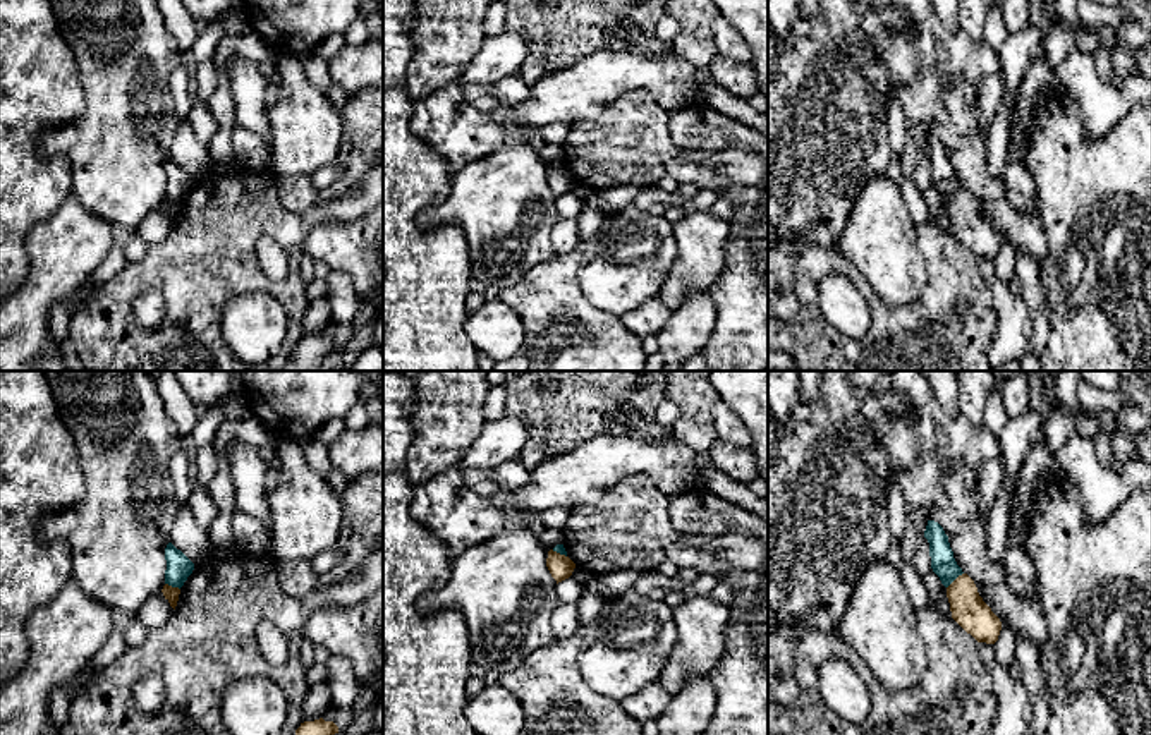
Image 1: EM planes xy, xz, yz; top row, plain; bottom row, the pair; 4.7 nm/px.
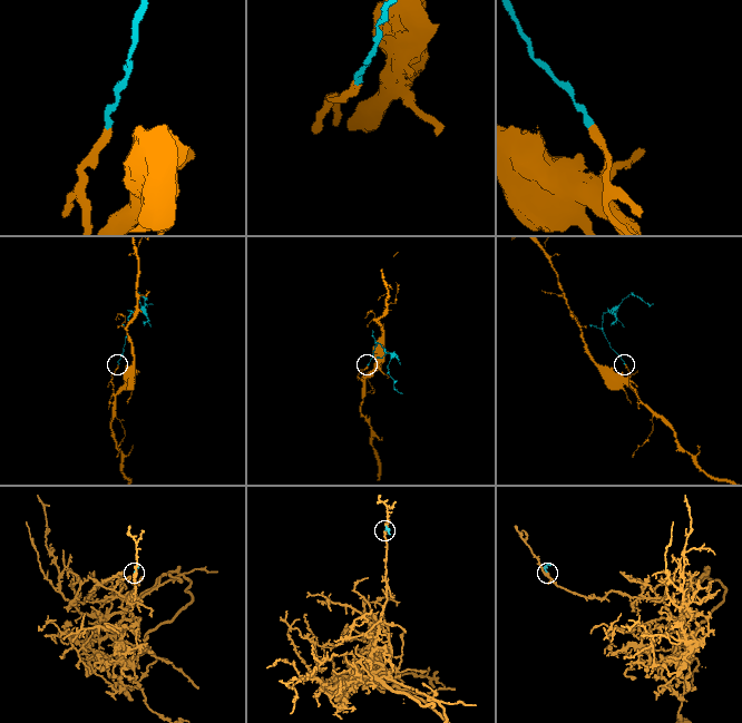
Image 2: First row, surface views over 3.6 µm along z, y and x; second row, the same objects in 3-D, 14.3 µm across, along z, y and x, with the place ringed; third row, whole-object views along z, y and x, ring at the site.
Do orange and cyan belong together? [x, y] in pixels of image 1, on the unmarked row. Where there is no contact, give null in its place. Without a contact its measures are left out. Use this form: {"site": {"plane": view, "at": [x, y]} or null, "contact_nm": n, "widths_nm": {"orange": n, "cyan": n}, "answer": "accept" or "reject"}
{"site": {"plane": "yz", "at": [954, 196]}, "contact_nm": 110, "widths_nm": {"orange": 160, "cyan": 120}, "answer": "accept"}

